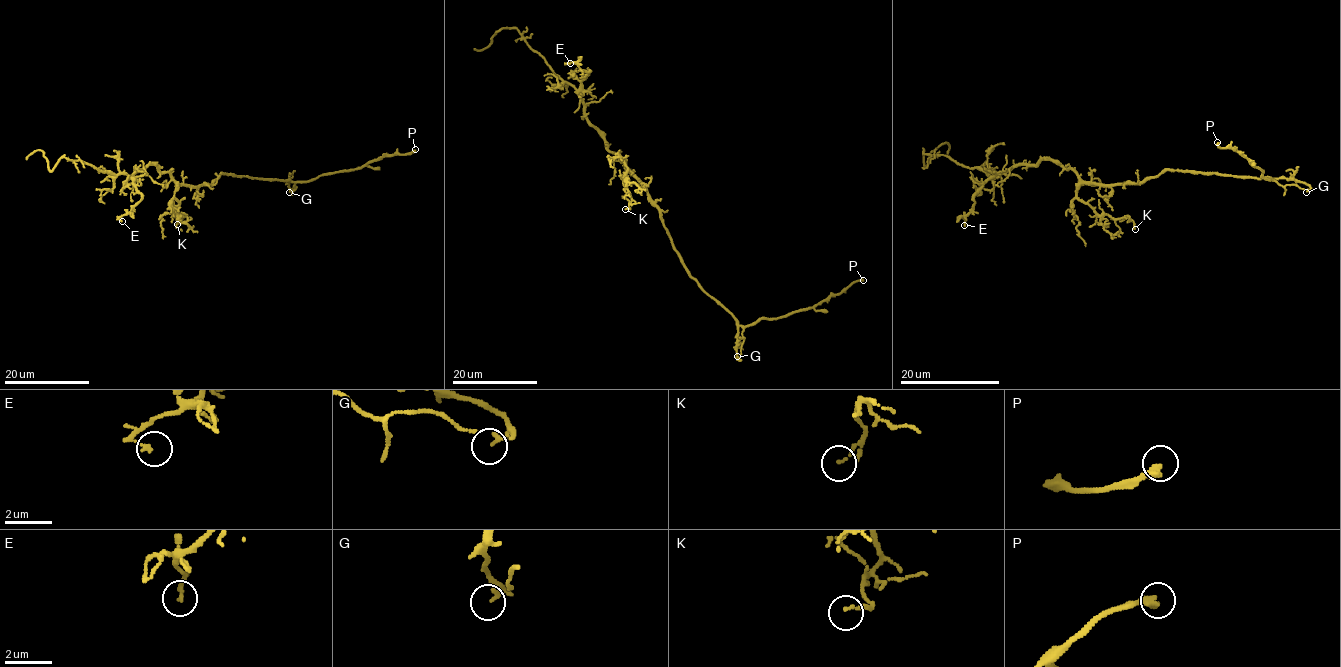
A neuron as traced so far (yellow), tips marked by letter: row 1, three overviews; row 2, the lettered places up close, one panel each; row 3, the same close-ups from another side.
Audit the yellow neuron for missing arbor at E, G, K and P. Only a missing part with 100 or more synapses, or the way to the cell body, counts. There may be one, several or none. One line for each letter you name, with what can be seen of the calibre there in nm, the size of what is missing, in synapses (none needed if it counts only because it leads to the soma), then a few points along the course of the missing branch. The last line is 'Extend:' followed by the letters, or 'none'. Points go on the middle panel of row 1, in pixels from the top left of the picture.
Extend: none

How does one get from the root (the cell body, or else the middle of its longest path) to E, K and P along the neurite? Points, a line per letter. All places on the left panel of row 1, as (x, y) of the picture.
E: (203, 184), (180, 186), (154, 164), (137, 169), (132, 180), (141, 198), (119, 218), (122, 221)
K: (203, 184), (176, 187), (174, 196), (179, 203), (176, 211), (180, 215), (184, 213), (177, 224)
P: (203, 184), (211, 184), (223, 173), (309, 181), (322, 175), (360, 167), (386, 155), (406, 155), (415, 149)

